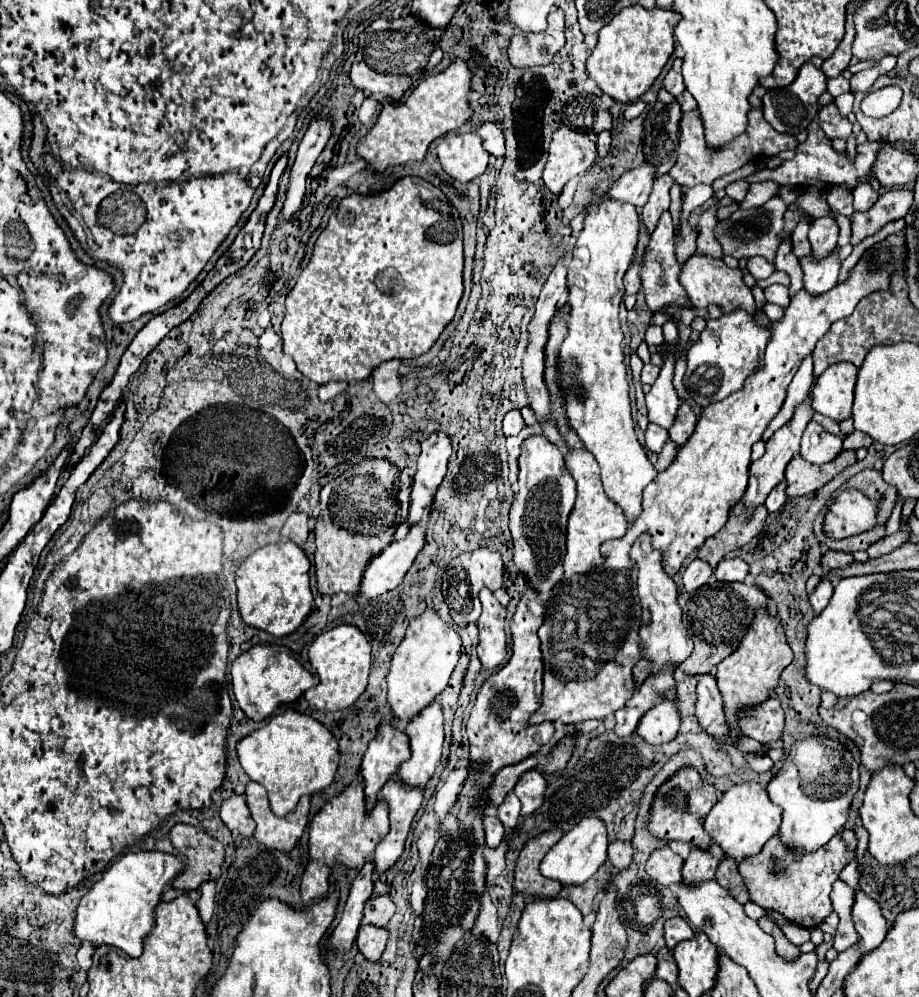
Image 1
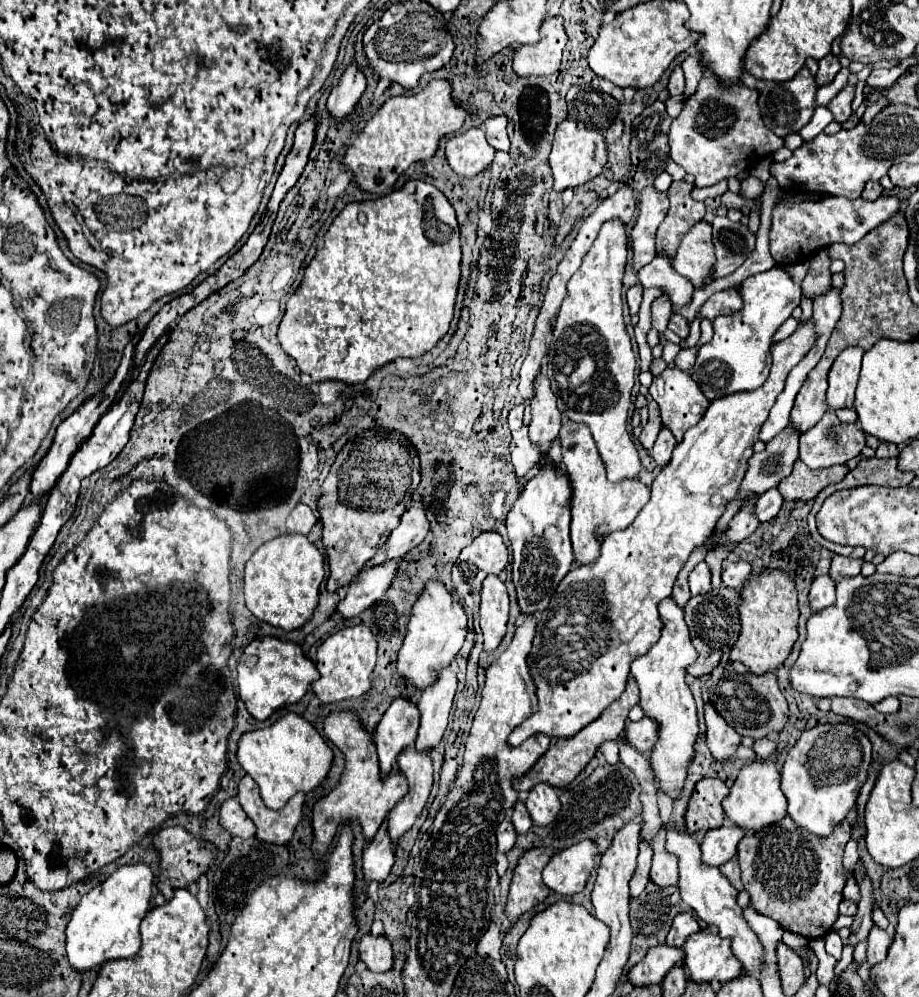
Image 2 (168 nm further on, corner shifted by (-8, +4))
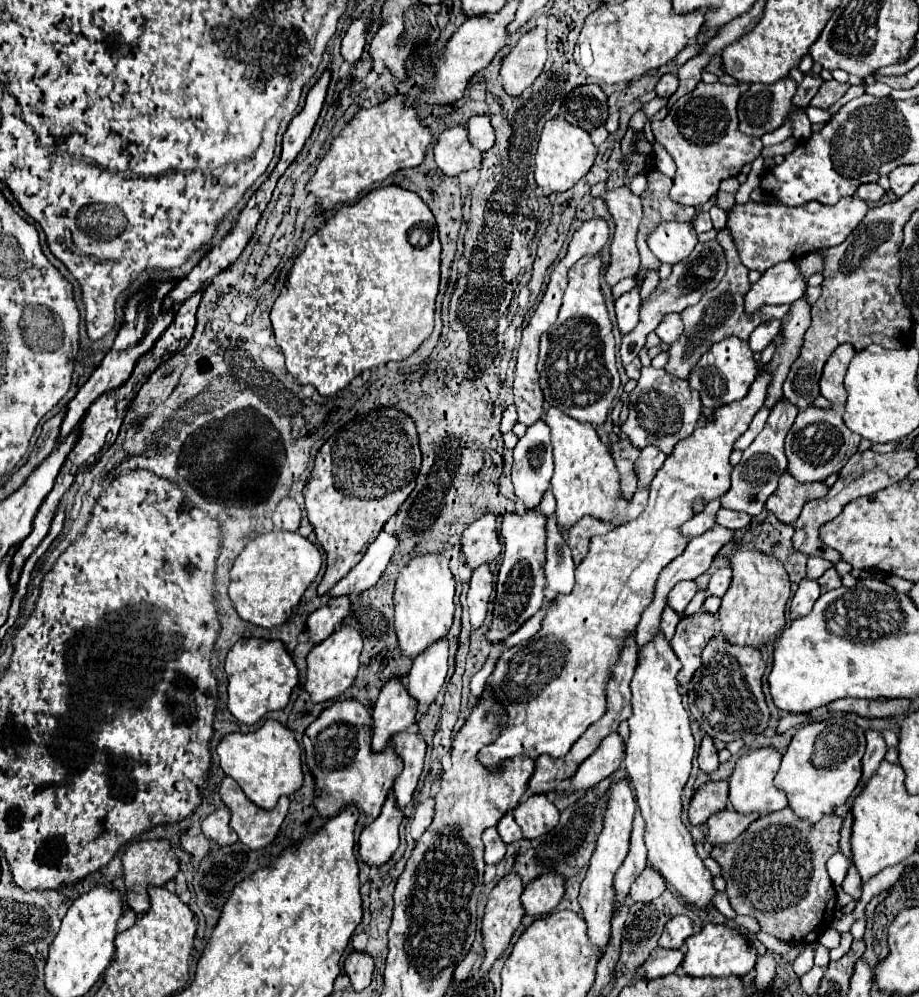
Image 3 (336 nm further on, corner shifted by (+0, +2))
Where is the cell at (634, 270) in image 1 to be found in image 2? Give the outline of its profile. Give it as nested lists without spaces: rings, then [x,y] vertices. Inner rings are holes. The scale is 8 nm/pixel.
[[[631,287],[631,289],[627,291],[627,303],[629,303],[631,315],[637,315],[637,311],[639,311],[639,305],[641,305],[641,293],[643,293],[643,287]]]

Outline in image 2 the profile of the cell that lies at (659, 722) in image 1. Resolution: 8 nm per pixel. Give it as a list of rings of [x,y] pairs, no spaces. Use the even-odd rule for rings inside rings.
[[[641,719],[637,723],[629,723],[623,737],[639,753],[647,753],[649,747],[653,747],[653,739],[657,737],[657,725],[651,719]]]

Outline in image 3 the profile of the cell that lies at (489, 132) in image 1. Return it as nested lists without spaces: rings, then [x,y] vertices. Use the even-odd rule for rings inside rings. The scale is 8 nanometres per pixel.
[[[477,115],[467,121],[467,131],[469,131],[469,141],[479,149],[479,151],[489,151],[495,143],[495,131],[491,127],[491,119],[487,115]]]

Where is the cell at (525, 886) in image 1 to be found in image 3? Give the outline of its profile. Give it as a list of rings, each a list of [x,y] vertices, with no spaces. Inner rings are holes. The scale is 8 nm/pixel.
[[[503,877],[495,889],[489,893],[489,901],[483,917],[483,943],[485,961],[481,965],[481,975],[485,977],[495,959],[507,949],[515,929],[519,927],[525,911],[521,909],[523,881],[521,877]]]

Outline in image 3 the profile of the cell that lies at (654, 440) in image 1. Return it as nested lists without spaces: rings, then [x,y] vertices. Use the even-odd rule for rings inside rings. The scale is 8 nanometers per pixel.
[[[645,447],[641,451],[641,457],[635,463],[635,473],[639,477],[639,485],[649,485],[665,459],[667,459],[667,455],[659,447]]]

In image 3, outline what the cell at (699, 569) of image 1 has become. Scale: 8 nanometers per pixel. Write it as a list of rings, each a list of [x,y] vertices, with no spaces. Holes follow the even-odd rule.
[[[691,579],[689,581],[679,581],[669,593],[669,605],[677,613],[683,613],[695,593],[697,593],[697,583],[695,581],[691,581]]]

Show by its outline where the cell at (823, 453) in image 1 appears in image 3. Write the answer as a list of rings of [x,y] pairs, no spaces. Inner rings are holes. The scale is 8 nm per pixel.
[[[809,407],[805,411],[799,411],[787,439],[785,439],[785,455],[789,461],[787,471],[801,483],[809,483],[809,481],[825,481],[831,473],[839,471],[847,459],[857,451],[861,437],[857,437],[857,433],[853,433],[843,417],[839,409],[817,409],[817,407]]]

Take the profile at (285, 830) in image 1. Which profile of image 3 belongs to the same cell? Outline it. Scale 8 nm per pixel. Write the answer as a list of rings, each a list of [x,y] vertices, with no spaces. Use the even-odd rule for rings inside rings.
[[[231,777],[221,781],[219,793],[223,803],[231,809],[231,827],[249,849],[263,849],[275,839],[287,815],[289,797],[281,797],[273,811],[265,811],[253,805]]]

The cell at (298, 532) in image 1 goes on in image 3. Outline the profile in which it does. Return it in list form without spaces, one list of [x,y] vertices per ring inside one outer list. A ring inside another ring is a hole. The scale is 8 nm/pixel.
[[[285,497],[277,505],[277,511],[273,513],[273,523],[275,523],[275,531],[297,531],[301,525],[299,505],[291,497]]]

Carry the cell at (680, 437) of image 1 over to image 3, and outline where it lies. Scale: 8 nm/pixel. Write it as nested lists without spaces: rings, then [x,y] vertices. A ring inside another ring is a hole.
[[[643,367],[637,387],[629,395],[629,417],[621,425],[621,429],[629,435],[629,441],[635,447],[643,449],[647,445],[655,445],[661,447],[661,451],[665,451],[667,455],[671,455],[675,445],[695,431],[701,415],[703,405],[699,401],[699,393],[691,391],[685,379],[673,377],[665,369]]]

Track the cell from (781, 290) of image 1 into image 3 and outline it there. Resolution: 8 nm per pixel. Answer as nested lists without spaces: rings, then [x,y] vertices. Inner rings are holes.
[[[769,319],[761,323],[749,337],[749,345],[753,347],[753,351],[763,351],[779,333],[779,329],[781,329],[781,319]]]

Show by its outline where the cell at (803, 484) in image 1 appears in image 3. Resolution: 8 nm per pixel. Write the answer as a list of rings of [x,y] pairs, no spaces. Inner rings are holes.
[[[783,473],[777,493],[773,493],[773,497],[769,497],[765,507],[771,513],[775,513],[777,519],[781,519],[783,523],[795,523],[803,509],[803,503],[809,499],[821,499],[827,495],[827,491],[829,491],[829,487],[823,481],[799,483],[793,479],[793,475]]]

